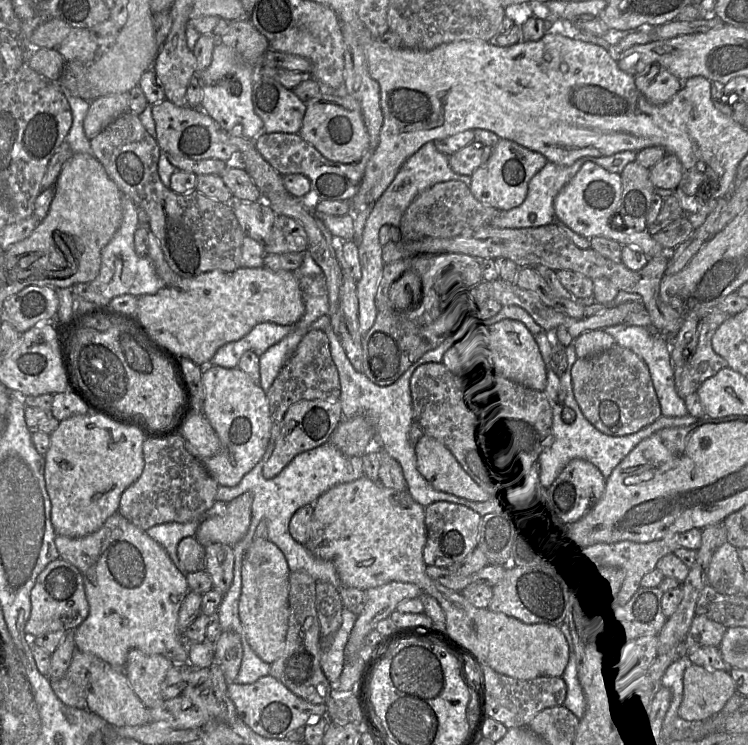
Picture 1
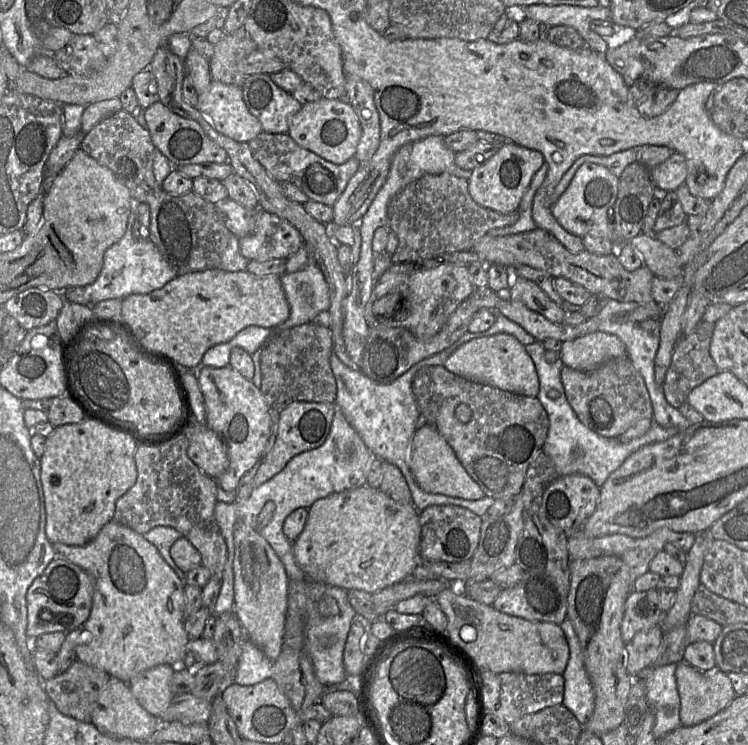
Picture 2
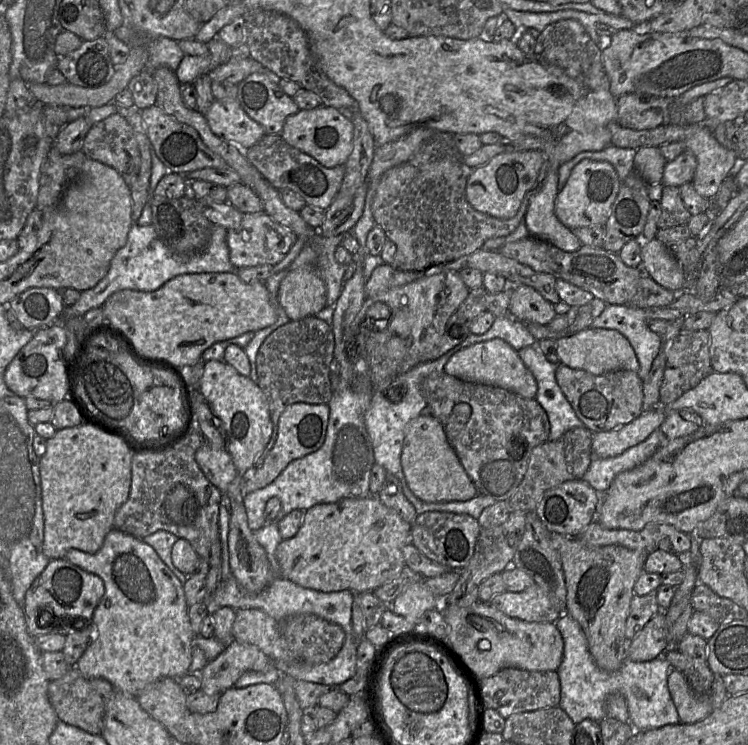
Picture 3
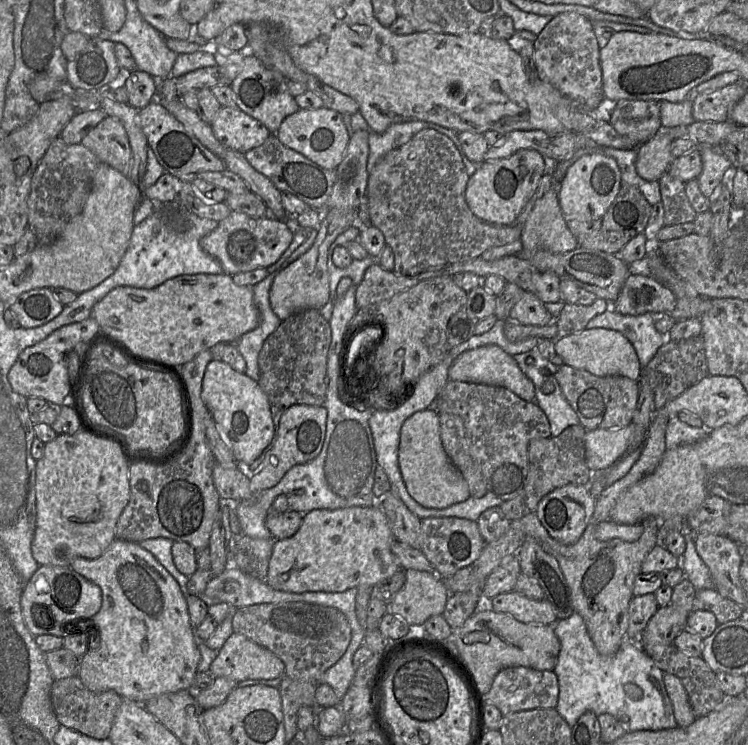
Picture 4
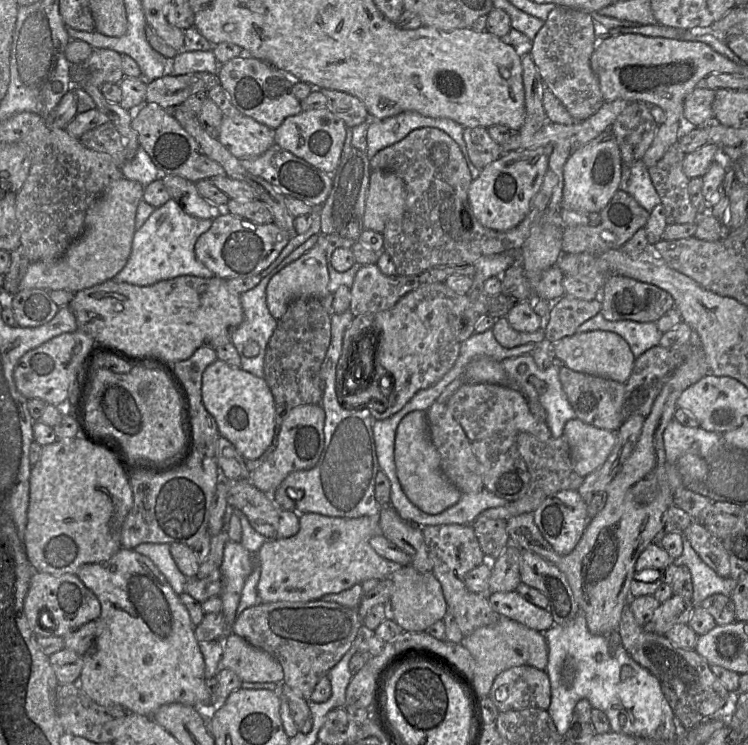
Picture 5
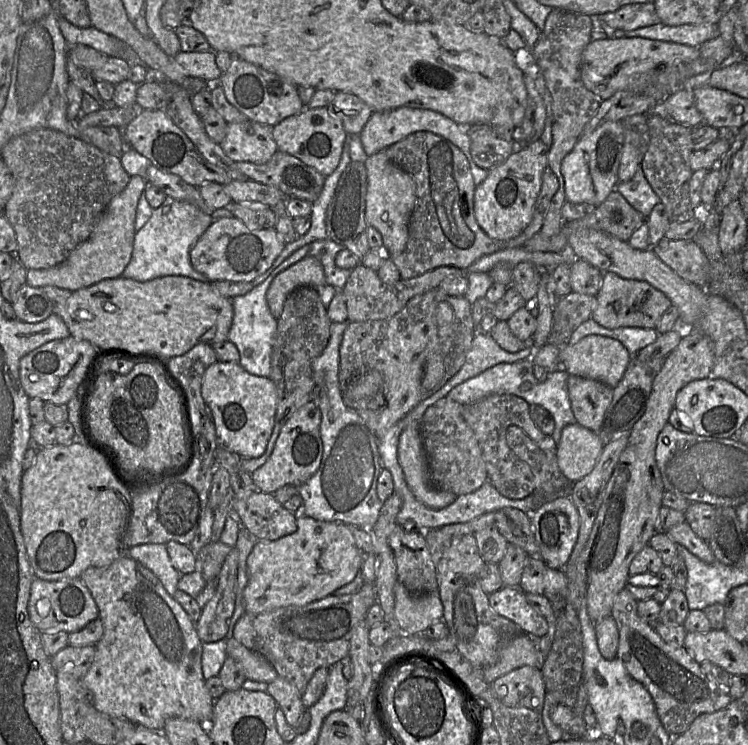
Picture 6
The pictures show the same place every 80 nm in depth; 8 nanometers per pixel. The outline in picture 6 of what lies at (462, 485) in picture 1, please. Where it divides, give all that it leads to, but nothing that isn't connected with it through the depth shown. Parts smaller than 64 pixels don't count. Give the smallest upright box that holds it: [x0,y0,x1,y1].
[397,422,457,510]

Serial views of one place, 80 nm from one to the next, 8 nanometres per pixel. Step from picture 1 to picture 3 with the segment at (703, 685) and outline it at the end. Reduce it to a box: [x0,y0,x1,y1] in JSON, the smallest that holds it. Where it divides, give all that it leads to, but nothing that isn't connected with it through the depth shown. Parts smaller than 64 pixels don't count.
[667,670,728,724]

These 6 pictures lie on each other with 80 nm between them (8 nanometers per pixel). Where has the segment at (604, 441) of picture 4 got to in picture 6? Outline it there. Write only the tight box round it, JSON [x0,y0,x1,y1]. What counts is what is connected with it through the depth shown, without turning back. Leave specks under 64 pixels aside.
[556,423,604,482]

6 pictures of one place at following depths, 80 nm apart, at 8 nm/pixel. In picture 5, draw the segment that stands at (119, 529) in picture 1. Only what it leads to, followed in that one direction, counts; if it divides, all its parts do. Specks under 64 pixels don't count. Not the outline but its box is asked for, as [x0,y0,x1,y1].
[76,547,213,717]

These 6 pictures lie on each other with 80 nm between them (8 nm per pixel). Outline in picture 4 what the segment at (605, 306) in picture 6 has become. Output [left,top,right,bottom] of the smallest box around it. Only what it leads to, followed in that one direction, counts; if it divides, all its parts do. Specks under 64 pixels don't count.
[610,270,676,315]

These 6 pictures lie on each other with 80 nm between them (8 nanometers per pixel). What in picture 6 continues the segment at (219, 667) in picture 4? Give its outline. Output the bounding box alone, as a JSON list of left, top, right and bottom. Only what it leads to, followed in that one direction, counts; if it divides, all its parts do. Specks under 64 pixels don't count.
[226,636,279,684]

